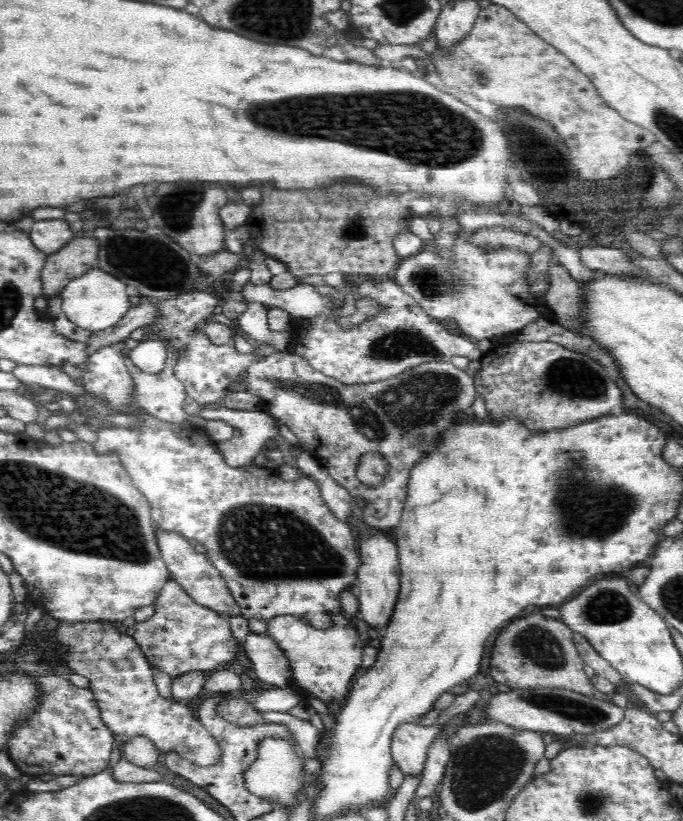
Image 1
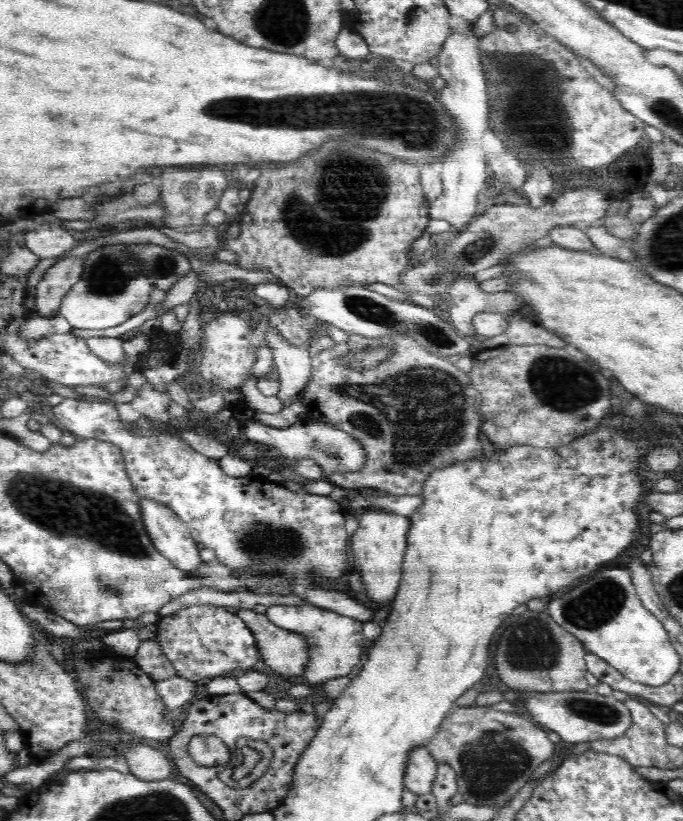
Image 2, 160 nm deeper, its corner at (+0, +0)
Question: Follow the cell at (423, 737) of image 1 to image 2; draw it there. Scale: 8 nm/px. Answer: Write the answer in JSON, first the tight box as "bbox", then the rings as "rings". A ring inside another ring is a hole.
{"bbox":[404,746,438,794],"rings":[[[416,746],[406,762],[406,774],[404,784],[410,792],[417,794],[428,794],[432,792],[432,784],[438,774],[438,763],[432,758],[429,750],[422,746]]]}

